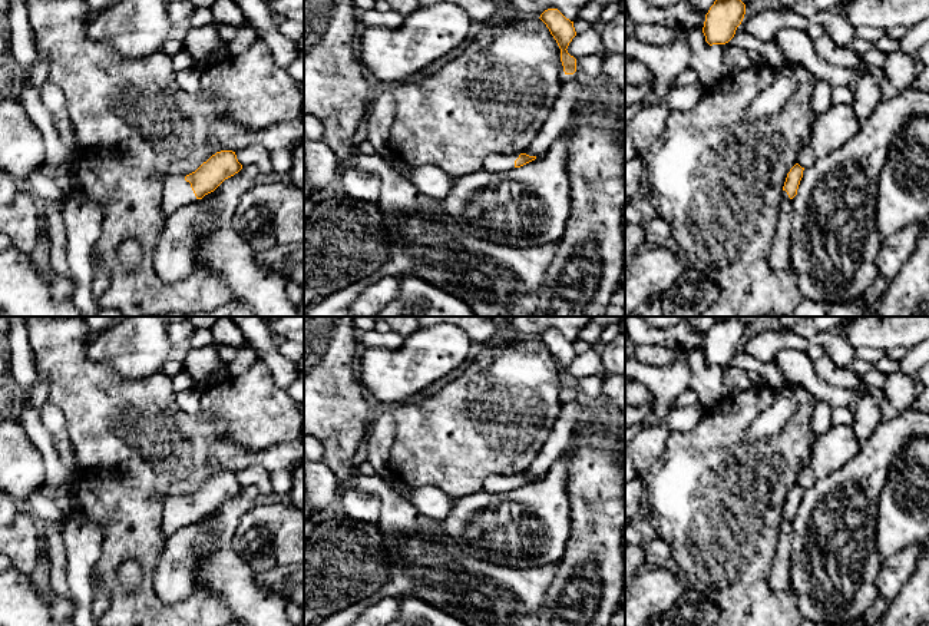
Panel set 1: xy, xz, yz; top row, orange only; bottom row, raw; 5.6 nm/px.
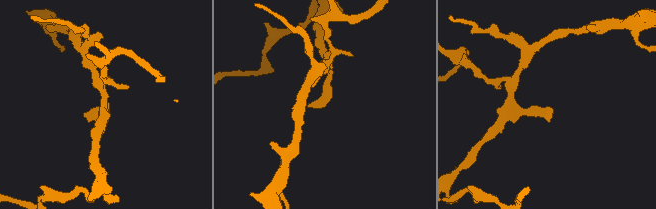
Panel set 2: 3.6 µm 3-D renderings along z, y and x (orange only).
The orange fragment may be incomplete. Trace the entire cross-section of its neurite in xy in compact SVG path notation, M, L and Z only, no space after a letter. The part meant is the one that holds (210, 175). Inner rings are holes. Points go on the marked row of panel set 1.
M221 150L186 176L171 176L163 186L162 212L165 218L179 208L214 192L225 179L242 169L235 152Z

